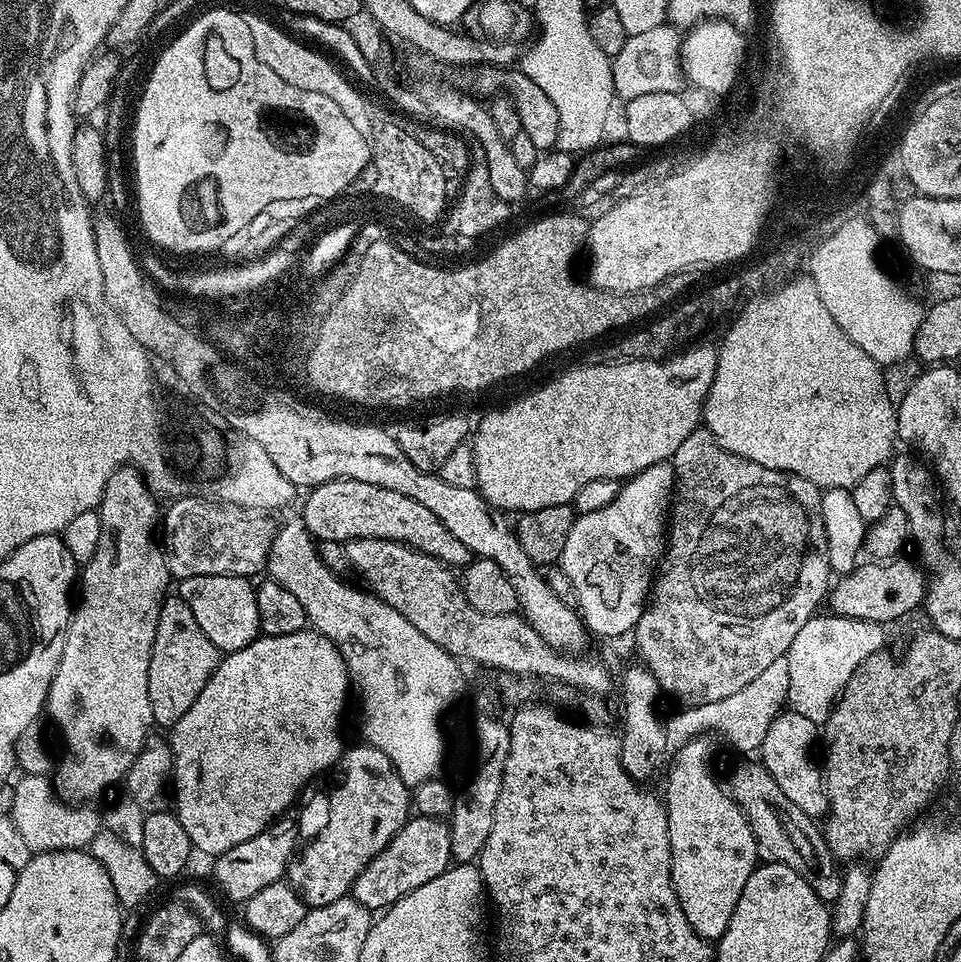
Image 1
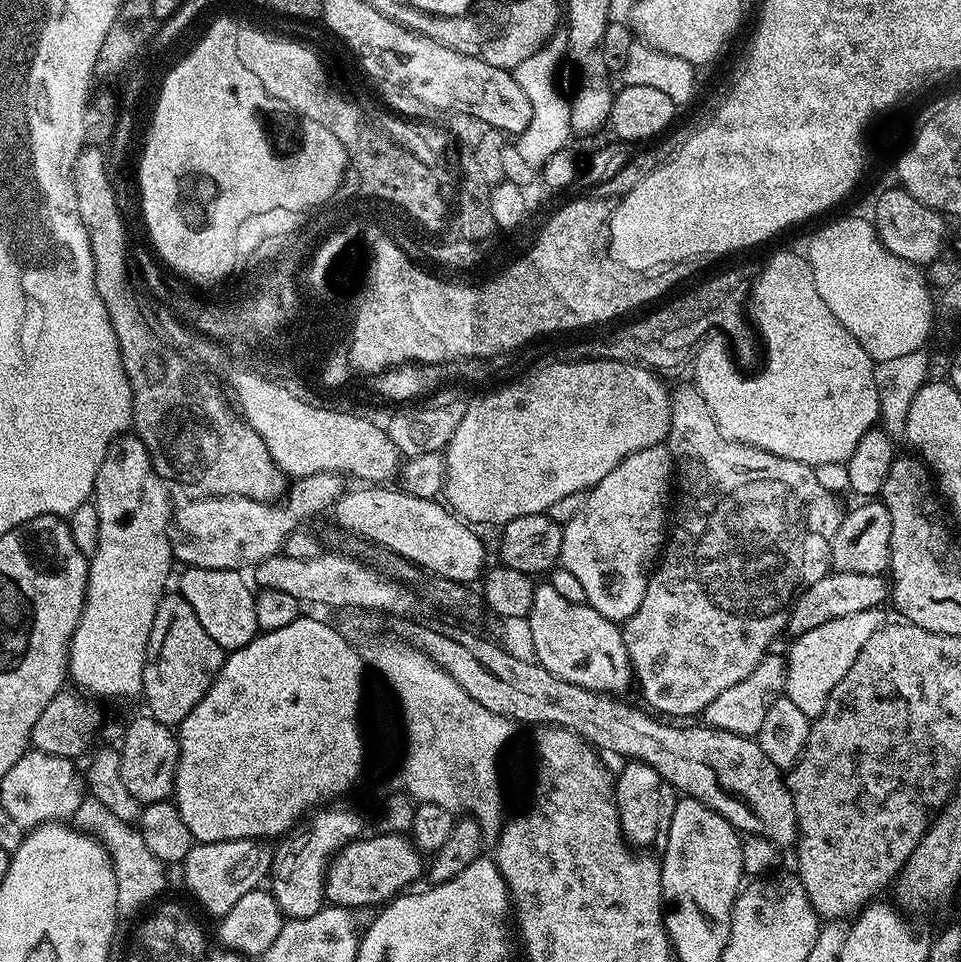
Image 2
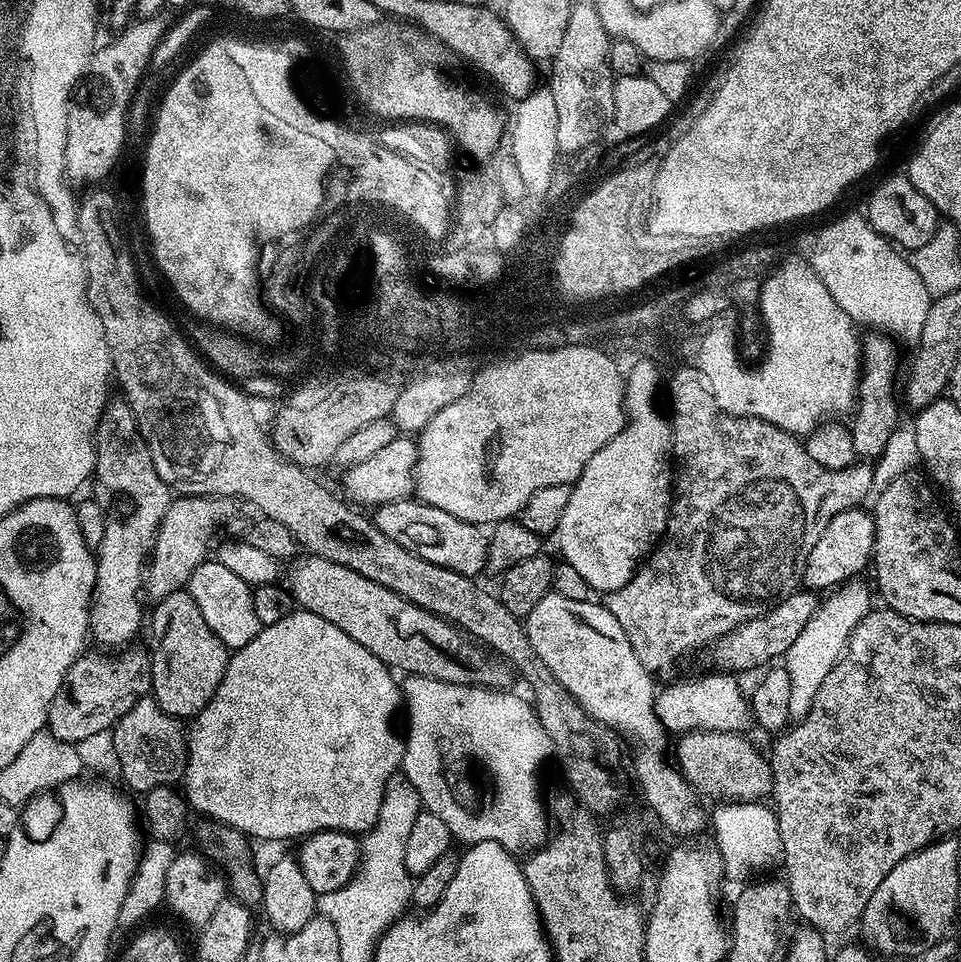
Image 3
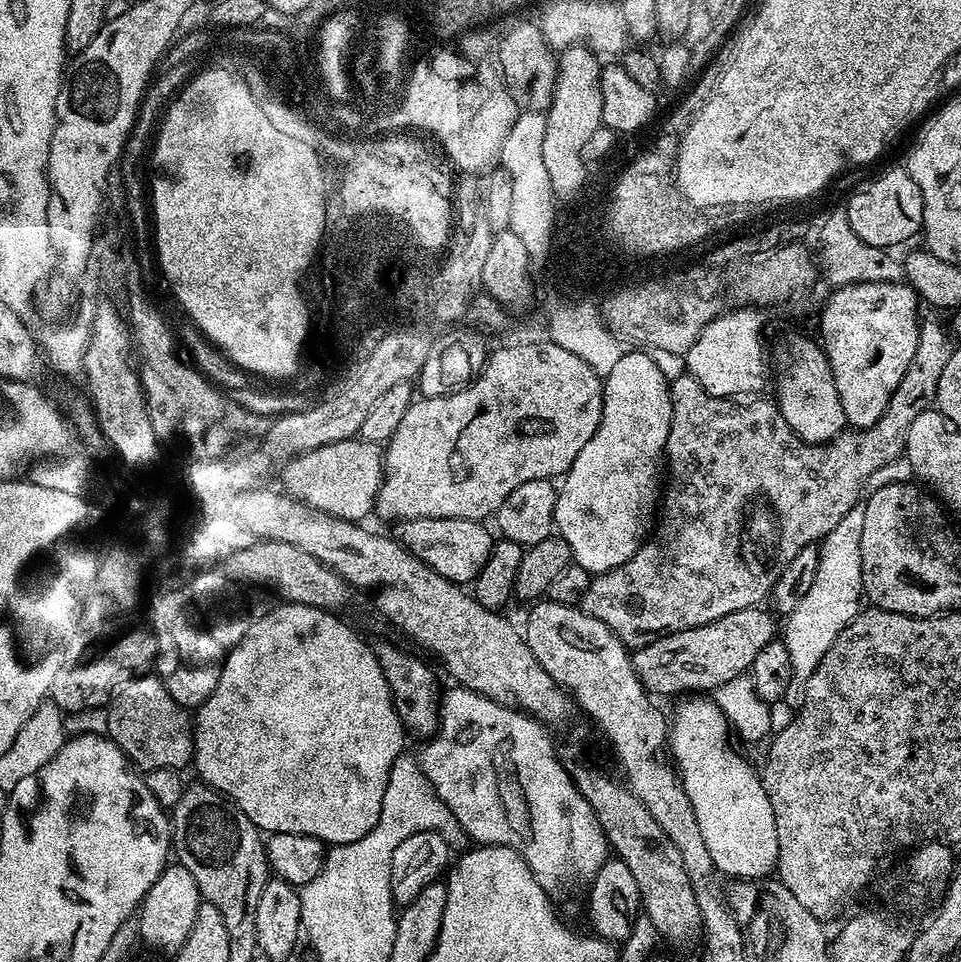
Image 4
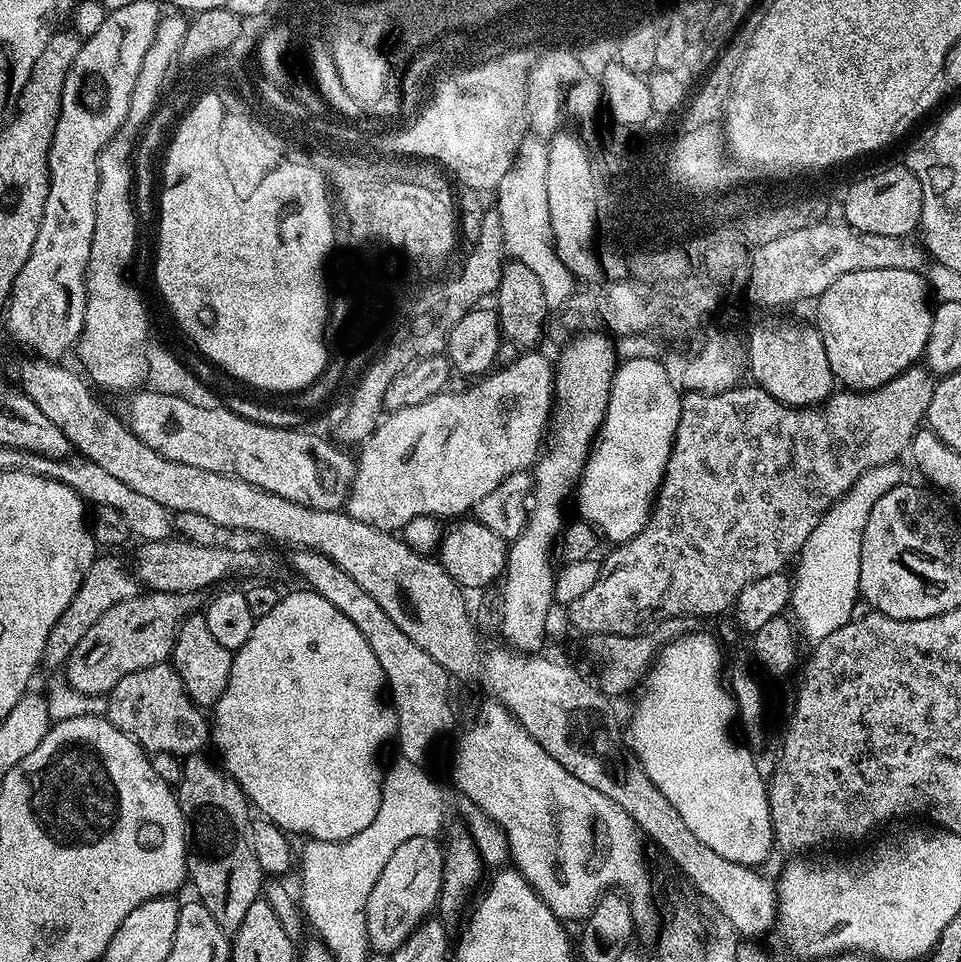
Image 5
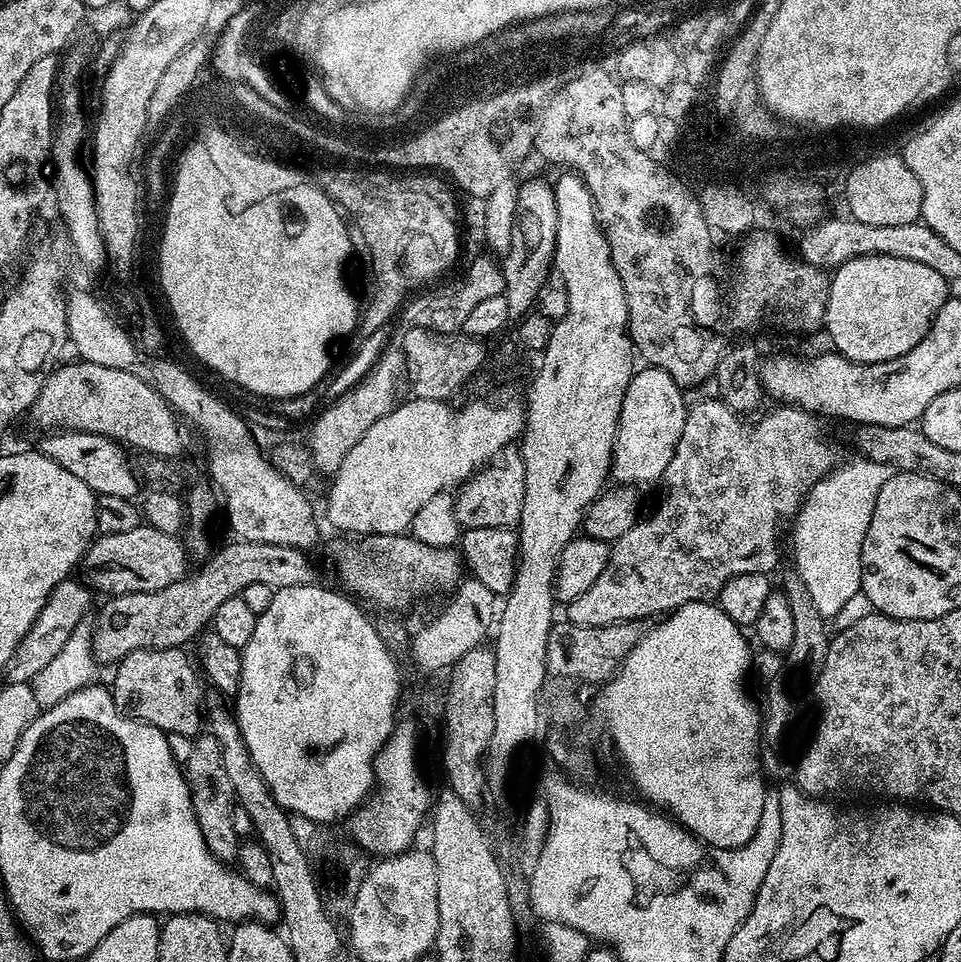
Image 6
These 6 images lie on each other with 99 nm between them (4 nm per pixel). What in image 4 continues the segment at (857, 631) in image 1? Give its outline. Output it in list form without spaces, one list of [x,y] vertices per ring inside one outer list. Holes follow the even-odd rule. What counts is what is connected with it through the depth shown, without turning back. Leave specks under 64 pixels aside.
[[[863,507],[852,508],[850,514],[846,514],[846,518],[842,518],[842,522],[838,522],[838,526],[834,526],[834,530],[830,530],[830,534],[819,541],[820,561],[816,567],[814,582],[810,582],[810,590],[806,590],[802,602],[798,602],[796,609],[787,613],[788,625],[785,628],[783,625],[782,639],[786,650],[790,650],[793,685],[802,686],[808,681],[810,674],[814,674],[818,662],[822,662],[826,650],[830,650],[830,646],[834,646],[838,634],[856,617],[856,613],[861,611],[862,604],[859,604],[859,600],[862,600],[864,596],[864,583],[862,582],[863,517]]]

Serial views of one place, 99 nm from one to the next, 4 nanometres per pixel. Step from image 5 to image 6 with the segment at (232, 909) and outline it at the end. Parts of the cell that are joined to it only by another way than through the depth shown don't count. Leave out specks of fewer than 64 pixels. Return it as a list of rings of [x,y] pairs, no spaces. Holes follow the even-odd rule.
[[[211,734],[195,737],[192,741],[190,758],[186,758],[182,771],[188,783],[194,814],[206,846],[218,859],[225,862],[235,861],[242,845],[242,838],[234,830],[233,813],[237,806],[236,795],[230,786],[230,777],[227,776],[226,770],[222,770],[222,748],[218,746],[218,738],[214,738]]]

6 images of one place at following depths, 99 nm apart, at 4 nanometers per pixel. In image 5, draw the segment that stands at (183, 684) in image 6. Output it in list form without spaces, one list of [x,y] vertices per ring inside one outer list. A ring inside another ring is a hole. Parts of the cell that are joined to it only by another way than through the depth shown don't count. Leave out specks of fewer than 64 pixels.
[[[171,663],[146,666],[146,670],[134,670],[126,674],[126,678],[122,678],[122,682],[118,682],[107,693],[106,699],[106,719],[127,736],[133,736],[149,754],[161,752],[181,758],[194,756],[203,753],[204,743],[209,743],[209,717],[200,705],[188,697],[182,686],[182,678],[178,678]]]

